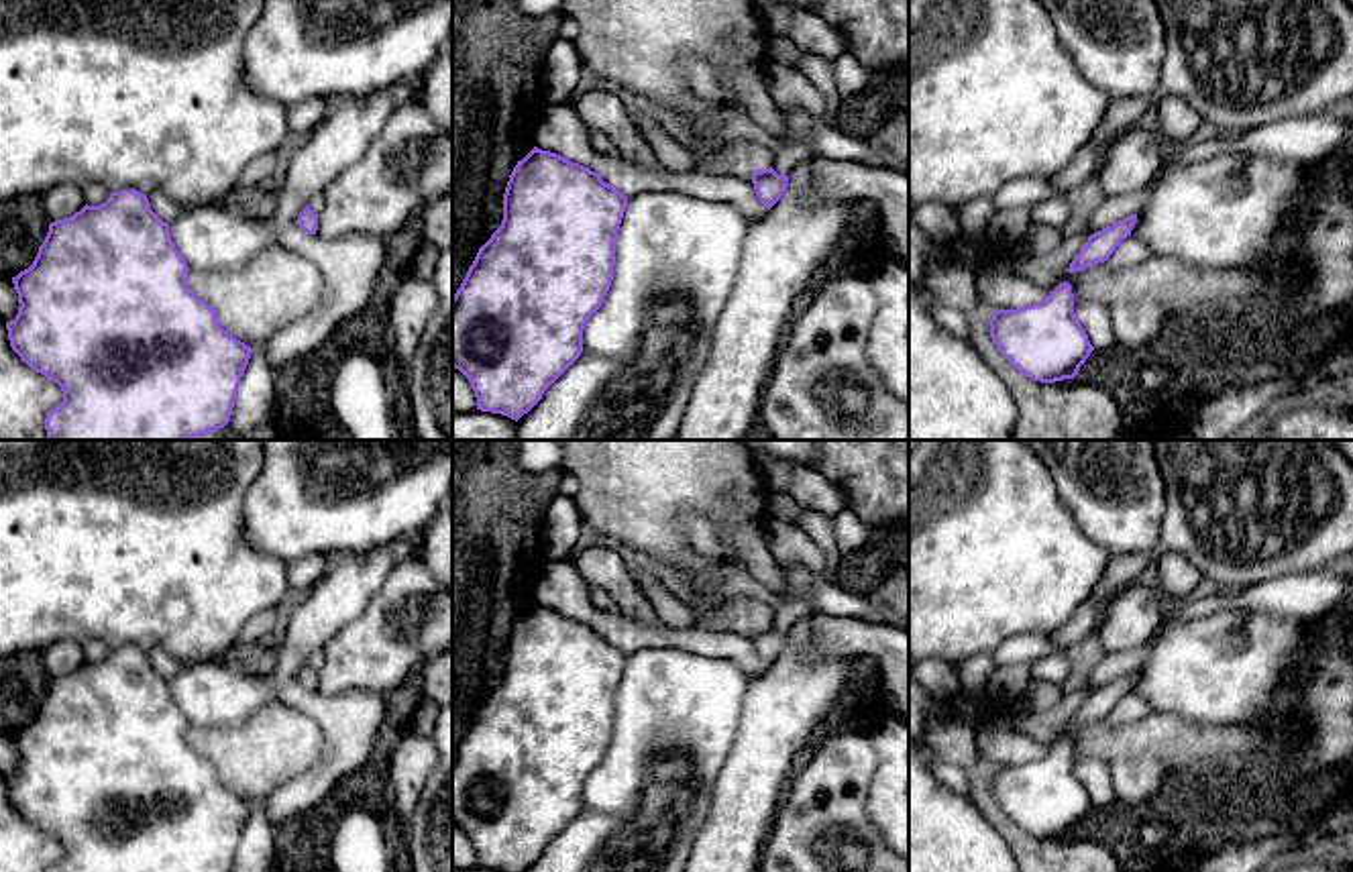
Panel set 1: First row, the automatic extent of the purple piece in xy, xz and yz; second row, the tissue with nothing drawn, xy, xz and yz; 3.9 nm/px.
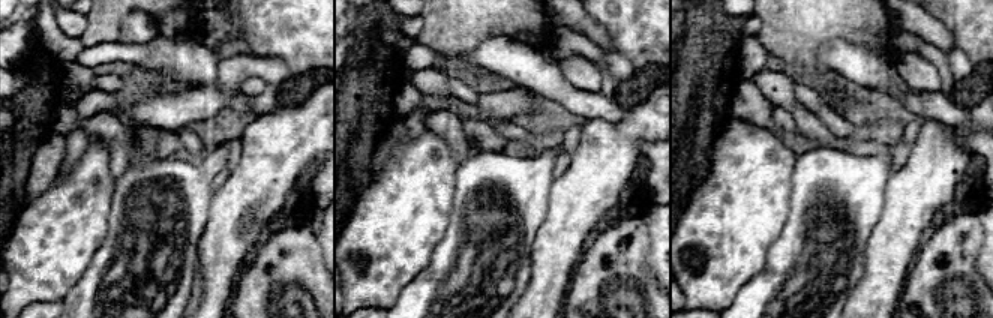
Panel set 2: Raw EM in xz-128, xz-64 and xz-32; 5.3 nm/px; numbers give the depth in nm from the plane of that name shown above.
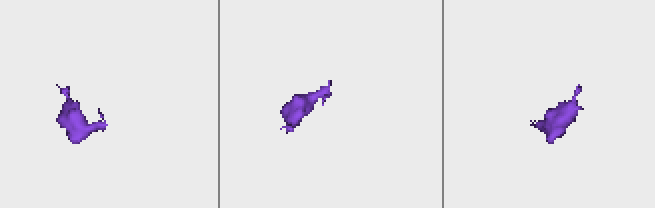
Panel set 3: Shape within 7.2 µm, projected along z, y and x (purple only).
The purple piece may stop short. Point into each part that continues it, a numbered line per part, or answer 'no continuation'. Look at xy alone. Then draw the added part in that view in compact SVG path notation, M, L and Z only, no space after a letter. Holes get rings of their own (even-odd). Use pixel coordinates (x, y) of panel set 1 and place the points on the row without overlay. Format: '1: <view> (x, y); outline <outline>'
no continuation

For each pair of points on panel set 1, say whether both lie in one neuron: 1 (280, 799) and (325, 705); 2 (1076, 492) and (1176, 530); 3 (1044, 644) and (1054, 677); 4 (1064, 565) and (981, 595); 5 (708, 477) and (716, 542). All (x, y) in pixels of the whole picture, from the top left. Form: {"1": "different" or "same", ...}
{"1": "same", "2": "different", "3": "different", "4": "same", "5": "different"}

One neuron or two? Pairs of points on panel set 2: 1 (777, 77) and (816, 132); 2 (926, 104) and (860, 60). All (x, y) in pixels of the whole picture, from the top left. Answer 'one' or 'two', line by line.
1: one
2: one

